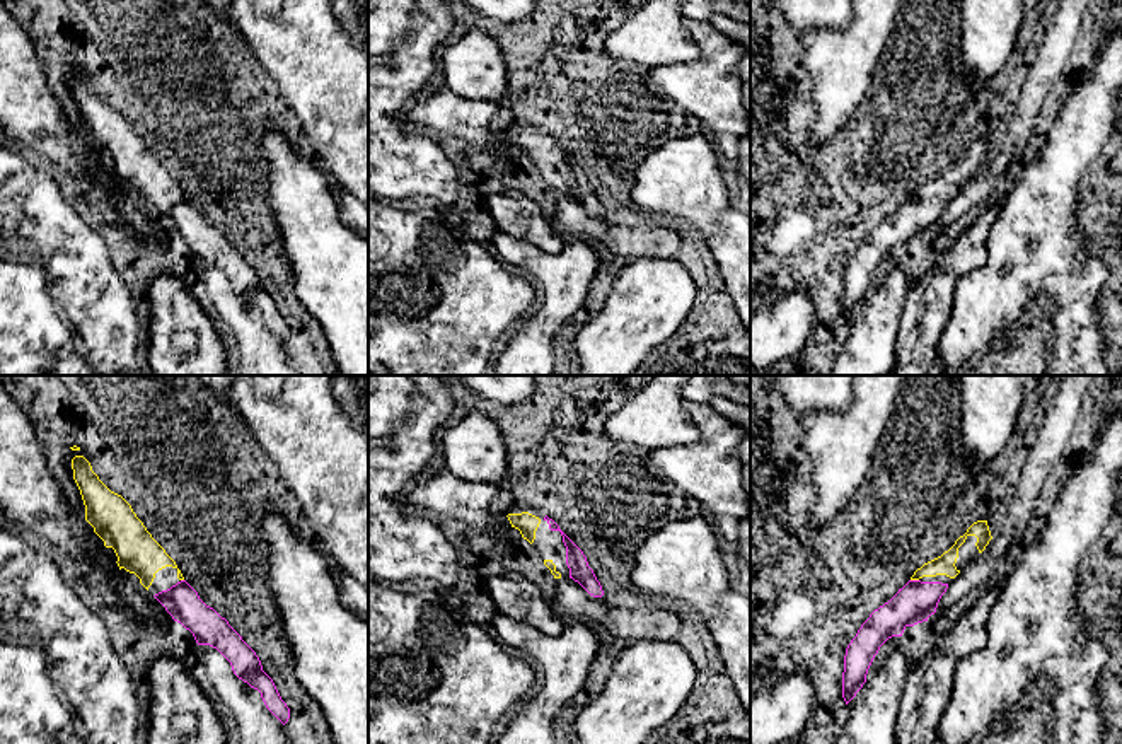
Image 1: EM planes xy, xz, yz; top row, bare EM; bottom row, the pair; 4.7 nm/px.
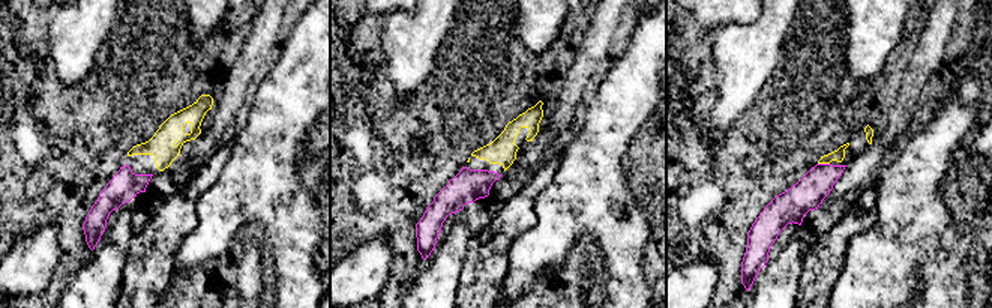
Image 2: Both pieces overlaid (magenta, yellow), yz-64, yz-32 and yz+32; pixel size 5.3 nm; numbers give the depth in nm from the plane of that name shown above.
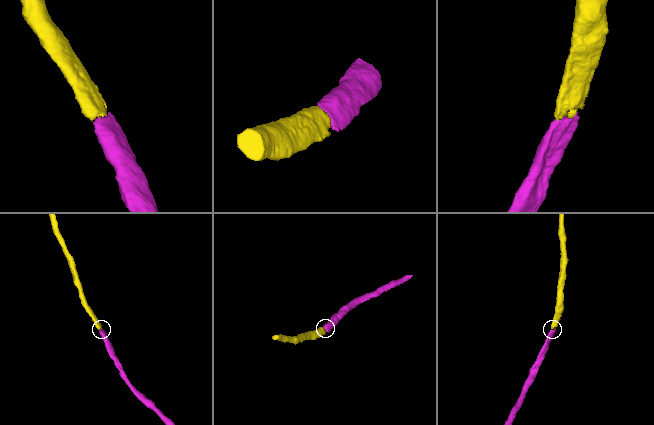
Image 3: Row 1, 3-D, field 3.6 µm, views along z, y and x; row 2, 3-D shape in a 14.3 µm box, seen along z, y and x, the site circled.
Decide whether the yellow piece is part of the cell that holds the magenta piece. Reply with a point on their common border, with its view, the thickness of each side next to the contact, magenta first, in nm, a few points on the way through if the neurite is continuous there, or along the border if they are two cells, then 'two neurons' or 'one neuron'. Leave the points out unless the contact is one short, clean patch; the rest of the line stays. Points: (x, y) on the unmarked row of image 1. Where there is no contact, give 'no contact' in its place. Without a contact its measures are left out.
contact yz (914, 198); calibres 190 and 100 nm; way yz (916, 219), (914, 198), (921, 190), (943, 183); one neuron

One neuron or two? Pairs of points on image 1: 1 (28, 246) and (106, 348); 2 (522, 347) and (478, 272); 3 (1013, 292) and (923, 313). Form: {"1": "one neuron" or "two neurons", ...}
{"1": "one neuron", "2": "two neurons", "3": "two neurons"}

